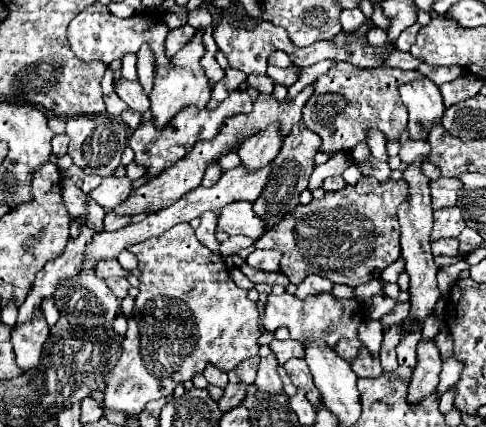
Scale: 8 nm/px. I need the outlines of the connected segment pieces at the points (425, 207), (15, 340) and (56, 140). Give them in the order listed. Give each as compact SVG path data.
M421 160L413 162L407 166L407 170L403 172L403 180L407 180L409 184L409 198L399 206L399 224L401 224L401 256L405 258L405 270L411 276L411 284L409 284L409 302L411 302L411 312L405 318L405 322L401 324L403 328L403 338L411 334L411 328L415 324L423 324L423 320L433 312L433 306L437 302L437 298L441 296L437 290L437 266L433 262L433 254L431 254L431 224L433 224L433 208L431 208L431 196L429 196L429 178L425 178L421 174Z
M37 312L33 320L13 326L11 344L15 348L17 366L25 374L39 364L41 348L43 348L43 342L47 340L47 334L49 334L49 326L47 326L45 318L41 316L41 312Z
M65 134L53 136L51 144L53 144L53 154L55 154L57 158L59 158L59 156L65 156L65 154L67 154L67 144L69 144L69 140L67 140L67 136L65 136Z

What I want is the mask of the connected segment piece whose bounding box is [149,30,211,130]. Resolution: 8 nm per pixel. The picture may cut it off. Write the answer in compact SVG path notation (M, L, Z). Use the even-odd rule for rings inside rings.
M199 30L199 36L195 36L195 40L191 40L191 44L187 44L187 48L179 50L171 58L171 68L155 70L155 86L153 86L153 92L149 94L149 100L151 100L151 112L153 112L153 122L155 122L157 130L163 130L175 118L175 114L179 114L183 108L195 106L201 110L201 108L205 108L205 104L211 98L211 88L209 88L207 76L199 64L201 56L205 54L201 34L203 32Z

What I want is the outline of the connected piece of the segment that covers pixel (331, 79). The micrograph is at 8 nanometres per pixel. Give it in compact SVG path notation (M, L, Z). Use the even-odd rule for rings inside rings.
M337 62L327 74L315 80L313 94L303 108L303 124L321 136L321 152L335 156L337 152L351 152L359 142L367 142L371 128L385 134L387 142L397 142L407 128L407 108L401 102L399 86L425 76L417 70L395 70L387 66L379 68L355 68L347 62Z

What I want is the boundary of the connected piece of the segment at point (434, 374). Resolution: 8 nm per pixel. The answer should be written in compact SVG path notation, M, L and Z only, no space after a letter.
M421 340L417 346L417 366L409 382L407 402L411 406L417 406L423 396L431 396L435 392L435 386L439 384L439 372L441 372L441 356L435 348L433 340Z

